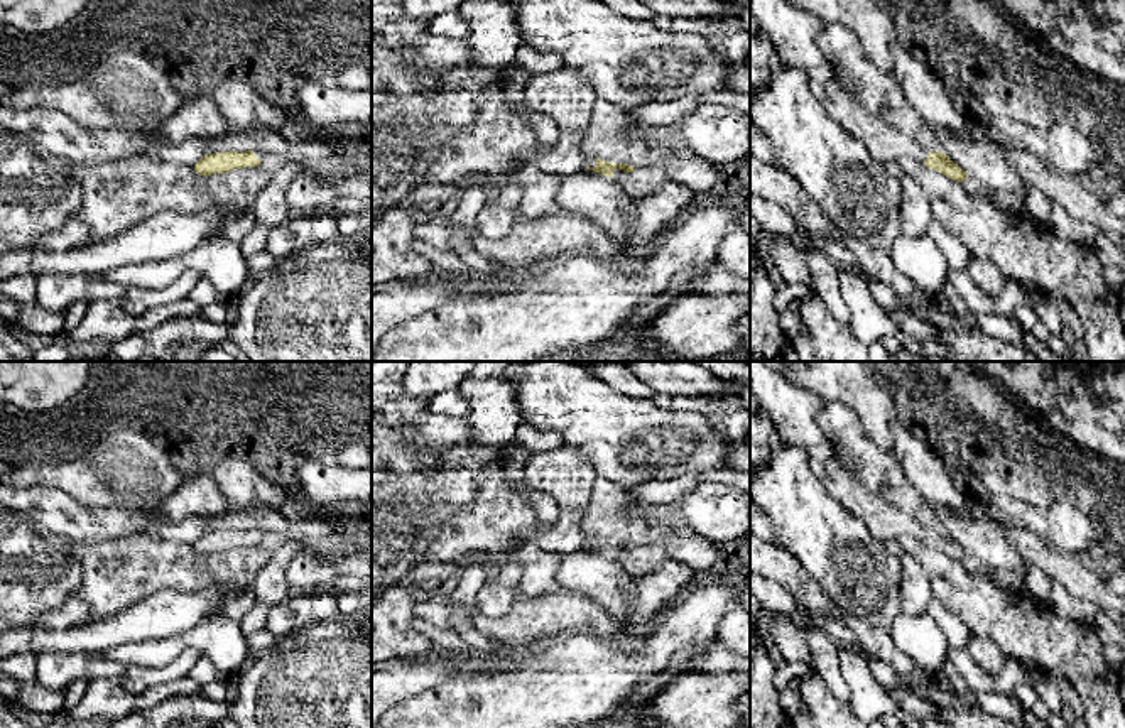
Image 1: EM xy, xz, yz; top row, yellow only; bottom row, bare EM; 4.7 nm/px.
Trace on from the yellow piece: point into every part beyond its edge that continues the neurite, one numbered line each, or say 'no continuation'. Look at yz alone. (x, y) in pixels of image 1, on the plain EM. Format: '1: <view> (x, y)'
1: yz (794, 411)

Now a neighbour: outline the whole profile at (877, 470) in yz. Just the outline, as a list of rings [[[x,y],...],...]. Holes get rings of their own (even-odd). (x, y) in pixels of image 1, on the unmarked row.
[[[821,400],[818,424],[831,441],[840,461],[873,495],[916,517],[932,530],[943,530],[936,510],[905,478],[890,451],[878,448],[865,432],[856,414],[836,400]]]

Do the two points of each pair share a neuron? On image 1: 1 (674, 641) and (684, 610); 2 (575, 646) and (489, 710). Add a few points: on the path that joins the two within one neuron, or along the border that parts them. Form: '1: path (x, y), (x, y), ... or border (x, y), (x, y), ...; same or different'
1: path (674, 634), (684, 624), (684, 617); same
2: path (566, 671), (531, 706), (514, 708); same

